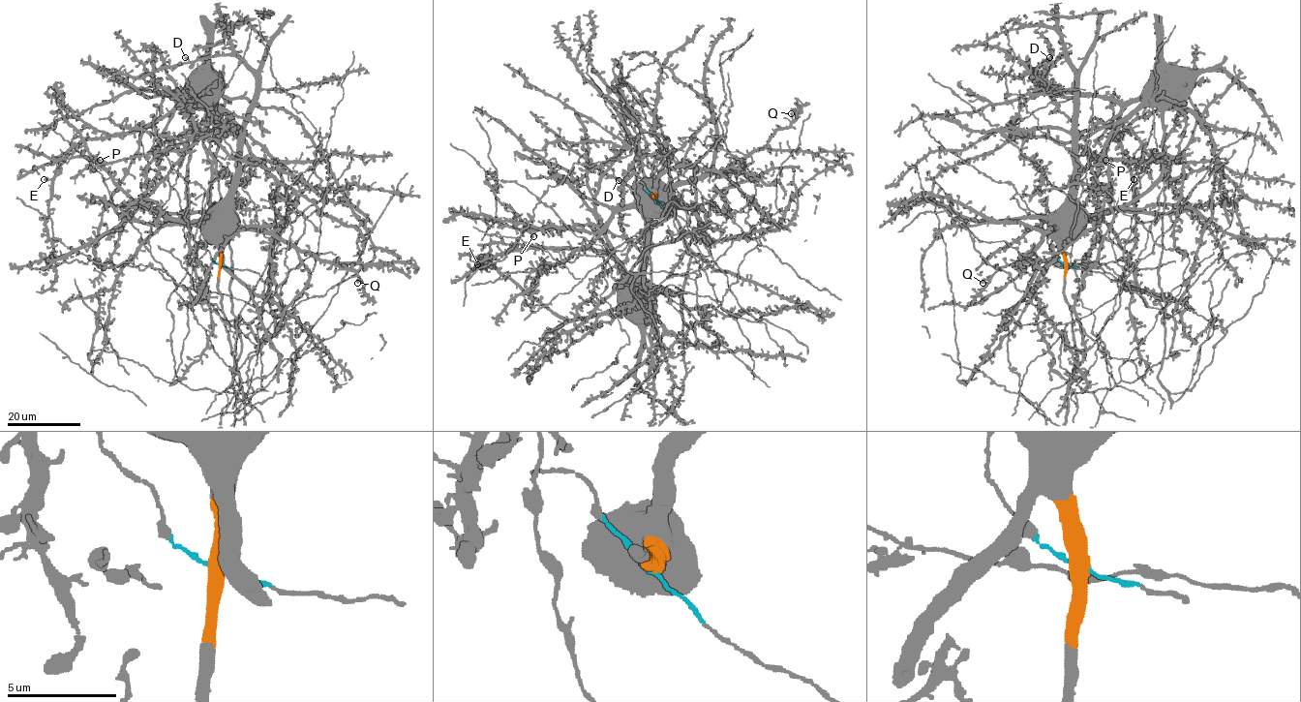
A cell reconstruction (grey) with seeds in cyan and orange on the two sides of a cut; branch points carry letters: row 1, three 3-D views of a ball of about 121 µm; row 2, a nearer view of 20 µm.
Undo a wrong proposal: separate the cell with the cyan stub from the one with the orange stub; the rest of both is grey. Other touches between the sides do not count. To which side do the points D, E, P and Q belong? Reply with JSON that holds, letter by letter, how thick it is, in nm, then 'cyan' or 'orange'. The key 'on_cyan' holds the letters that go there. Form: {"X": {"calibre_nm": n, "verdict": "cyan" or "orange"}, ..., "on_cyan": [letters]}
{"D": {"calibre_nm": 360, "verdict": "orange"}, "E": {"calibre_nm": 550, "verdict": "cyan"}, "P": {"calibre_nm": 340, "verdict": "orange"}, "Q": {"calibre_nm": 420, "verdict": "orange"}, "on_cyan": ["E"]}

